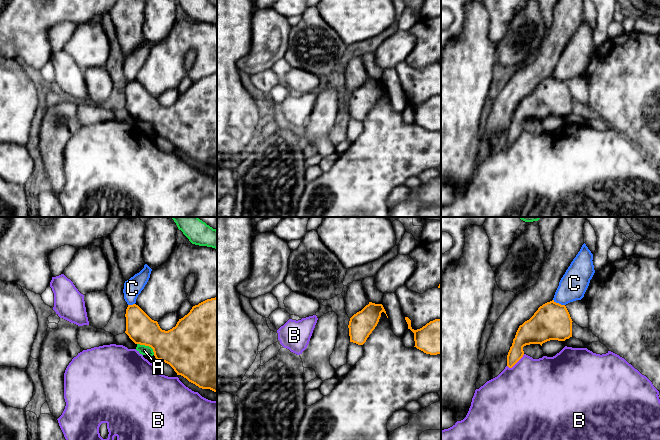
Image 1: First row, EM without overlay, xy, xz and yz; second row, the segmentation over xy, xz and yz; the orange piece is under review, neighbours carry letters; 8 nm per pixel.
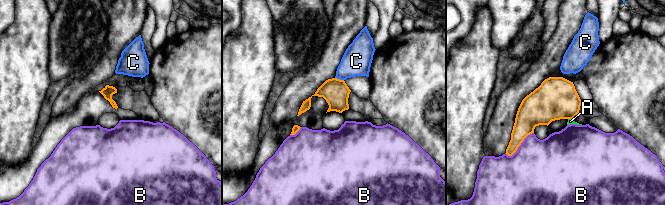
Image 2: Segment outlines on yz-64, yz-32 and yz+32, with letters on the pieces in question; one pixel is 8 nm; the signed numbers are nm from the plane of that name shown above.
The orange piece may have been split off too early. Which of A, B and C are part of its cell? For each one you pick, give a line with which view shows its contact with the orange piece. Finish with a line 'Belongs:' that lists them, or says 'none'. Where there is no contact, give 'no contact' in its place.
Belongs: none

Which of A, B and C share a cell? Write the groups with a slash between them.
A / B / C

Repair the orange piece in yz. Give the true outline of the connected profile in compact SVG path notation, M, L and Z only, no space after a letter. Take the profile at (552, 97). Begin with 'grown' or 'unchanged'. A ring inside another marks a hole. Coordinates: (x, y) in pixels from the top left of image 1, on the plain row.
unchanged; M552 76L540 82L529 96L519 102L507 131L507 142L512 144L523 133L523 123L526 121L540 120L542 122L550 116L565 117L572 113L572 98L565 81Z

